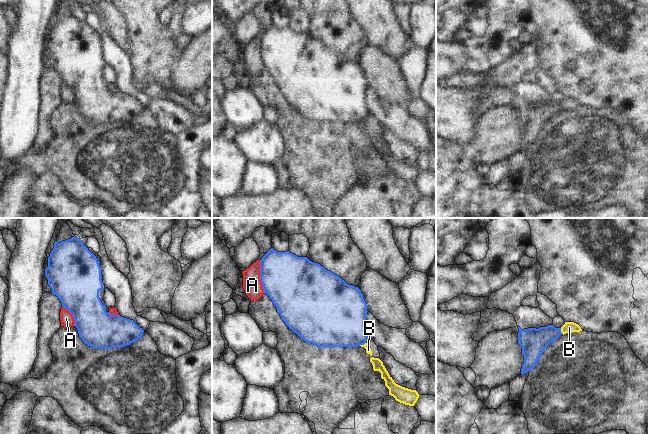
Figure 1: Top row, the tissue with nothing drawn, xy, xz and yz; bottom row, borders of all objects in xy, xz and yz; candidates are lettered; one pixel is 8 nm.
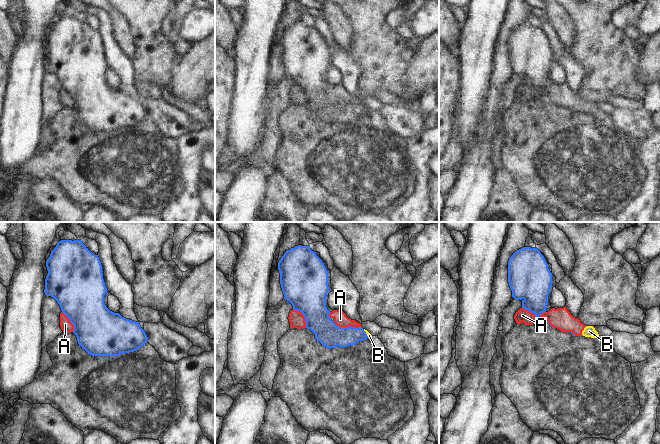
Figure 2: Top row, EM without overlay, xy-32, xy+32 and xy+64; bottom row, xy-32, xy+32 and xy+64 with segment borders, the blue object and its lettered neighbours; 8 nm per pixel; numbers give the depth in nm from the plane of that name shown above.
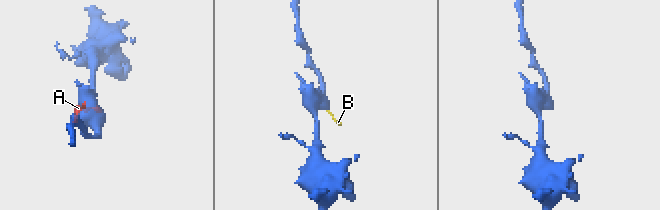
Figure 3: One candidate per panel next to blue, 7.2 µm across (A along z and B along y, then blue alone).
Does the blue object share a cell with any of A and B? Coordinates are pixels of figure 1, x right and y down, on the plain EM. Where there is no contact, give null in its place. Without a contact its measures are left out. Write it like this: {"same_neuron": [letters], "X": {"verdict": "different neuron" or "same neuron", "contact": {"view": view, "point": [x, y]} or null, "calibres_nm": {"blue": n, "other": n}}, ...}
{"same_neuron": [], "A": {"verdict": "different neuron", "contact": {"view": "xz", "point": [260, 53]}, "calibres_nm": {"blue": 420, "other": 150}}, "B": {"verdict": "different neuron", "contact": {"view": "xz", "point": [362, 120]}, "calibres_nm": {"blue": 400, "other": 50}}}

